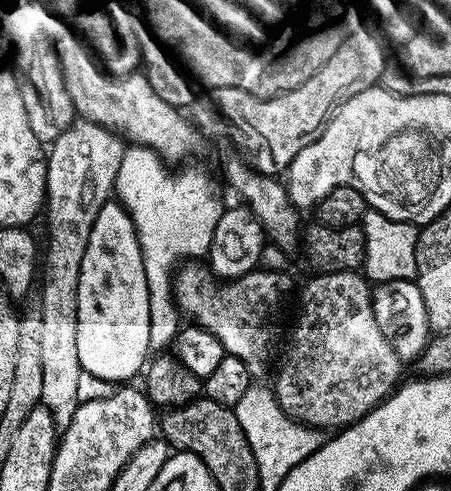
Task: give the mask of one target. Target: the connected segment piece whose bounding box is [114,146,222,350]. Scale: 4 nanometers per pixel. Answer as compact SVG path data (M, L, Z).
M125 147L122 166L118 166L114 196L132 218L132 227L140 243L140 263L146 270L148 287L148 331L154 334L157 349L173 343L182 327L182 316L172 294L174 273L178 266L207 257L222 205L200 168L184 168L172 173L171 167L149 148Z

